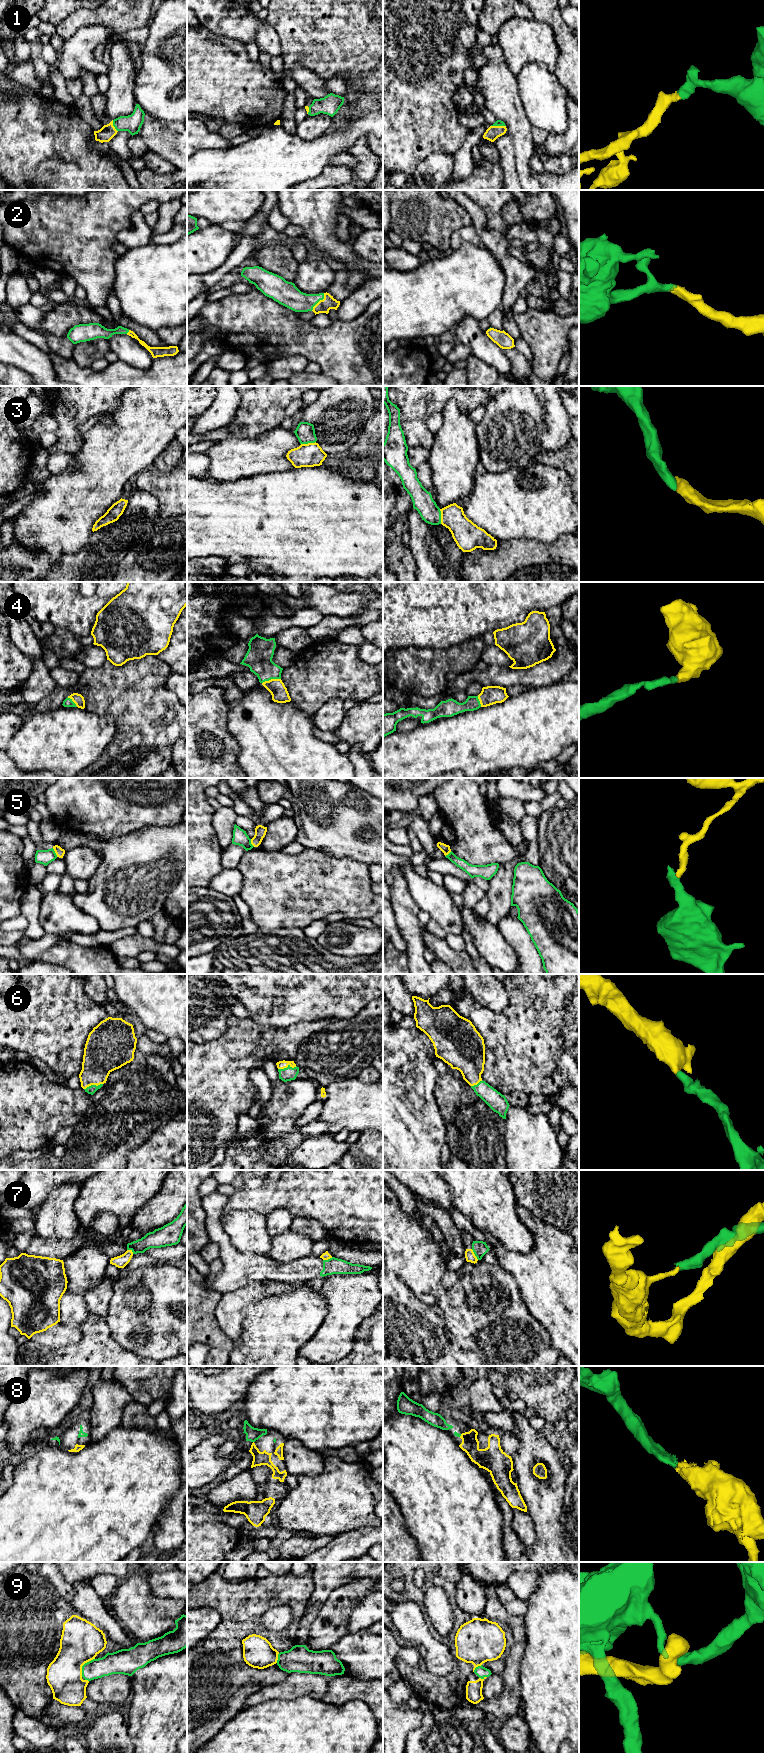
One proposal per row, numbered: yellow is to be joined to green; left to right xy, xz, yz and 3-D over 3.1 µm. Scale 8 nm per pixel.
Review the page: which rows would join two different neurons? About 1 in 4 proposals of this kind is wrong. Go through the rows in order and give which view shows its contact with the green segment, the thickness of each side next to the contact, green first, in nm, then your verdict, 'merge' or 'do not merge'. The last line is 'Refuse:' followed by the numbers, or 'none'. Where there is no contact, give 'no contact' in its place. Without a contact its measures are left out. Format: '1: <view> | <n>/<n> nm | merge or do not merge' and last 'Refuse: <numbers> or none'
1: xy | 150/120 nm | merge
2: xz | 180/110 nm | merge
3: xz | 160/190 nm | merge
4: xz | 220/140 nm | merge
5: xy | 120/70 nm | do not merge
6: xz | 110/70 nm | merge
7: yz | 120/80 nm | do not merge
8: yz | 30/140 nm | merge
9: xy | 180/320 nm | merge
Refuse: 5, 7

